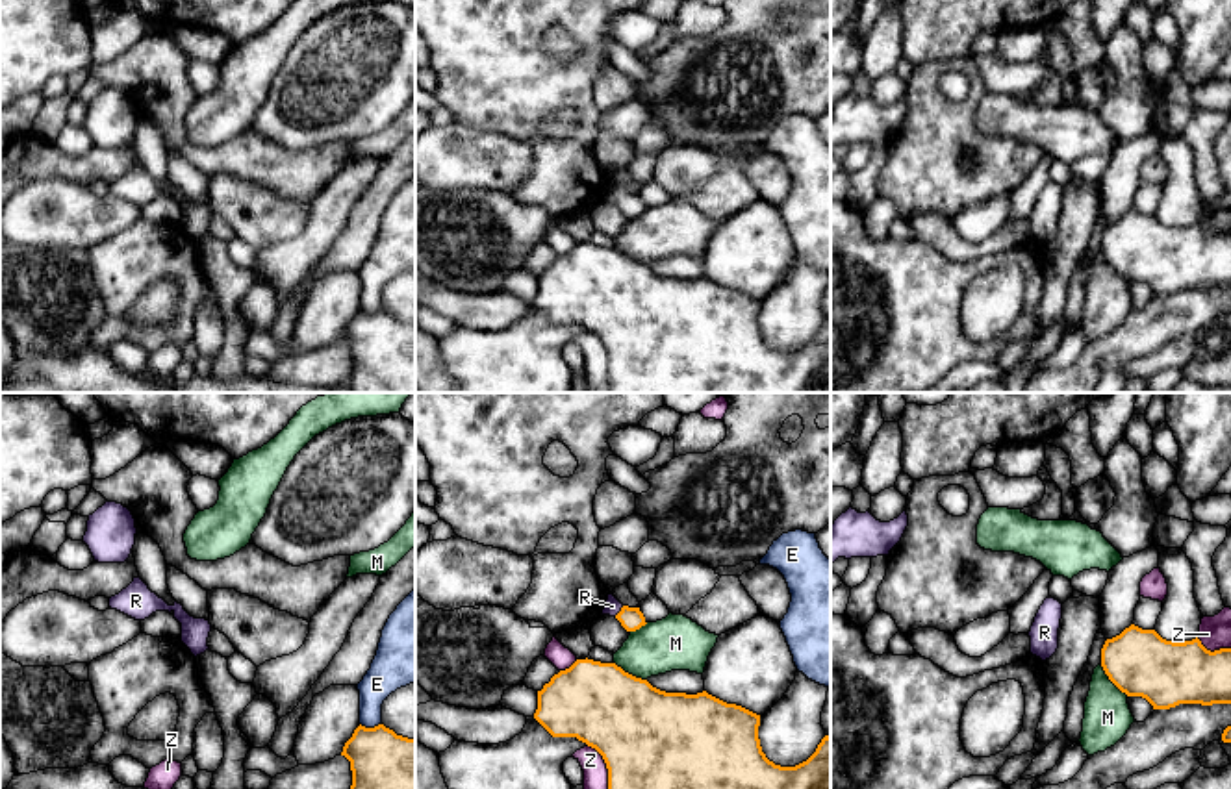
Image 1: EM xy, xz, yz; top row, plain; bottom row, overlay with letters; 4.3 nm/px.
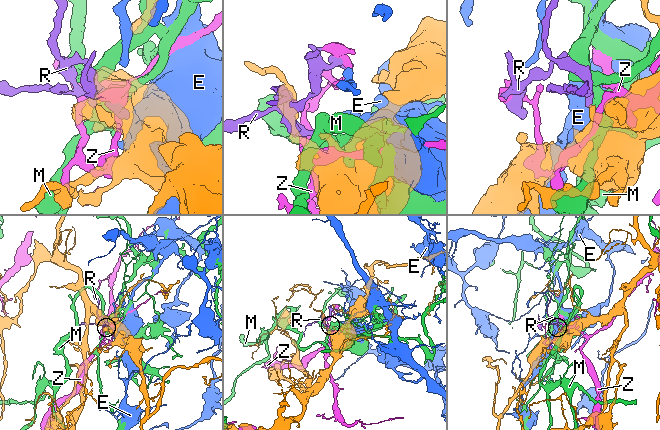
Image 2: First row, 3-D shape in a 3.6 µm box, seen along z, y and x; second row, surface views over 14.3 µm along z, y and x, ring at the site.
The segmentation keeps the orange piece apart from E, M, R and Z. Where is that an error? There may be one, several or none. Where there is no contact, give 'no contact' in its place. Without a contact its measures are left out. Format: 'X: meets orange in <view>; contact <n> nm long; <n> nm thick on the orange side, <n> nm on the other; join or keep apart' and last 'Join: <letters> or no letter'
E: meets orange in xy; contact 100 nm long; 380 nm thick on the orange side, 160 nm on the other; keep apart
M: meets orange in xz; contact 170 nm long; 400 nm thick on the orange side, 240 nm on the other; keep apart
R: meets orange in xz; contact 60 nm long; 100 nm thick on the orange side, 70 nm on the other; join
Z: meets orange in xz; contact 280 nm long; 500 nm thick on the orange side, 110 nm on the other; keep apart
Join: R

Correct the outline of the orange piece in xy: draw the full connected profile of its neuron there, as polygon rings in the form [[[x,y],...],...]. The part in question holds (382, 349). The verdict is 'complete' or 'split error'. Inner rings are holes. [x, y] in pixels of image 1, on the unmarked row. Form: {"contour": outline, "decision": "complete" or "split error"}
{"contour": [[[360,309],[341,341],[352,356],[349,393],[415,393],[415,324]]], "decision": "complete"}

